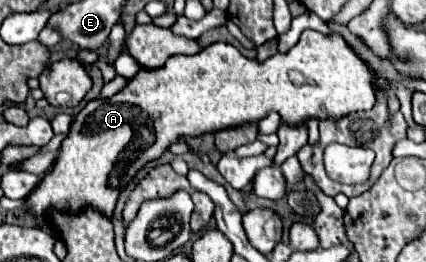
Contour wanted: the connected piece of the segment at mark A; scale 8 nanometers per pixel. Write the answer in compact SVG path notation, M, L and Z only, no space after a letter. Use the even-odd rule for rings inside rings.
M305 30L299 42L285 54L275 54L263 62L245 58L229 42L213 42L193 56L173 56L161 68L141 68L133 80L111 98L95 98L75 114L69 134L65 136L59 154L41 178L41 184L25 198L25 212L33 218L43 218L51 208L77 214L83 208L97 208L103 216L113 218L115 204L121 190L137 176L137 172L151 160L163 156L169 146L181 138L197 138L207 132L219 132L251 122L263 120L267 114L277 112L283 124L301 126L309 120L339 120L351 112L371 110L375 94L383 90L377 86L377 72L357 56L357 52L337 32L321 34Z

